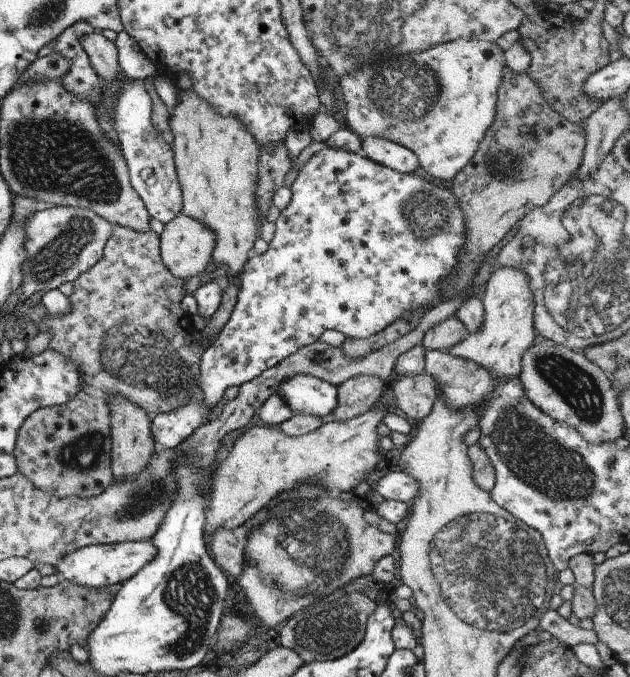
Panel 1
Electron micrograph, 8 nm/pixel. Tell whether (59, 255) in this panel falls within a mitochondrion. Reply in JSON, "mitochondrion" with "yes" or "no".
{"mitochondrion":"yes"}

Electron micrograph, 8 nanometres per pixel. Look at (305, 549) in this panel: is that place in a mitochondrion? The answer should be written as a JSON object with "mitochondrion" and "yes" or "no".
{"mitochondrion":"yes"}

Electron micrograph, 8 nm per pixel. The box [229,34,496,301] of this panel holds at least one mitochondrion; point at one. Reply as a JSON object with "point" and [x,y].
{"point":[406,96]}

